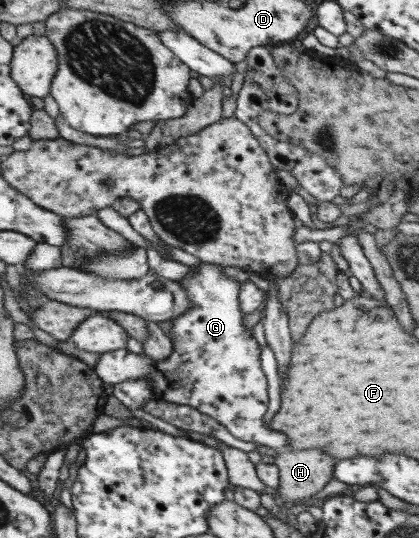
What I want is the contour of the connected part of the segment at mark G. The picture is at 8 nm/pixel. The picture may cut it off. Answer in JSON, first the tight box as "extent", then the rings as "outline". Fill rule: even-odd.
{"extent":[94,262,287,451],"outline":[[[203,262],[194,267],[189,277],[179,280],[189,298],[190,306],[177,319],[171,320],[171,342],[174,347],[172,354],[164,360],[152,360],[145,353],[136,354],[127,349],[101,353],[98,363],[94,366],[95,373],[100,380],[111,385],[125,380],[145,378],[150,381],[154,396],[160,400],[191,406],[217,420],[232,436],[244,442],[263,444],[278,451],[286,450],[287,436],[278,430],[264,427],[262,418],[268,408],[268,384],[260,366],[260,346],[252,336],[253,329],[244,325],[245,314],[240,308],[239,299],[241,282],[222,273],[220,265]]]}

